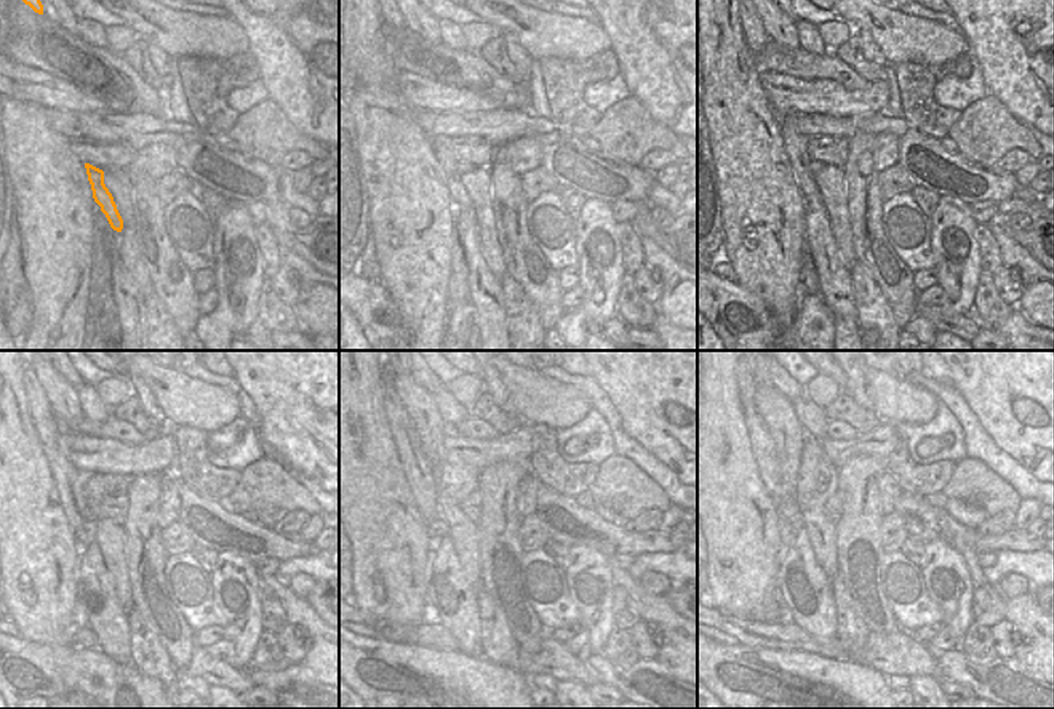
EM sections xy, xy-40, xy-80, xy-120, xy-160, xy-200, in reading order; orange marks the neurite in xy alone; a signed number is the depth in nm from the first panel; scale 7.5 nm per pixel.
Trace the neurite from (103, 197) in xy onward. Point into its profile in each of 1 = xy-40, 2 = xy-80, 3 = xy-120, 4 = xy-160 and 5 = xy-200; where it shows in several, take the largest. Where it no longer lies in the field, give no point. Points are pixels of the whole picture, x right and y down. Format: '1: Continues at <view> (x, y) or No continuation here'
1: Continues at xy-40 (458, 192)
2: Continues at xy-80 (795, 144)
3: Continues at xy-120 (80, 516)
4: Continues at xy-160 (418, 471)
5: Continues at xy-200 (763, 447)

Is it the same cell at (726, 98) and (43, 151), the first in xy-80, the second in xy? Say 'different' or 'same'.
same

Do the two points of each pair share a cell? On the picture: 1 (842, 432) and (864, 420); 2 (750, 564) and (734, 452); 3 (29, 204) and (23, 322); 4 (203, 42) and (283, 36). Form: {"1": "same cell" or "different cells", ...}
{"1": "different cells", "2": "same cell", "3": "different cells", "4": "different cells"}

